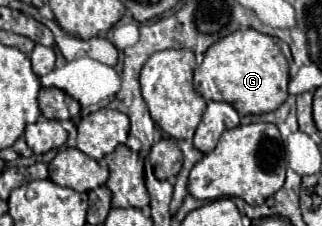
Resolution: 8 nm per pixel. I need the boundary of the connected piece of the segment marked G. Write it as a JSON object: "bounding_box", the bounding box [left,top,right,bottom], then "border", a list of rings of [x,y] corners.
{"bounding_box":[194,29,289,115],"border":[[[244,29],[230,33],[228,37],[214,43],[206,53],[202,65],[194,71],[194,89],[206,99],[206,101],[228,101],[240,115],[262,115],[278,109],[286,97],[288,97],[289,63],[279,47],[276,38],[264,33],[258,33],[256,29]]]}

